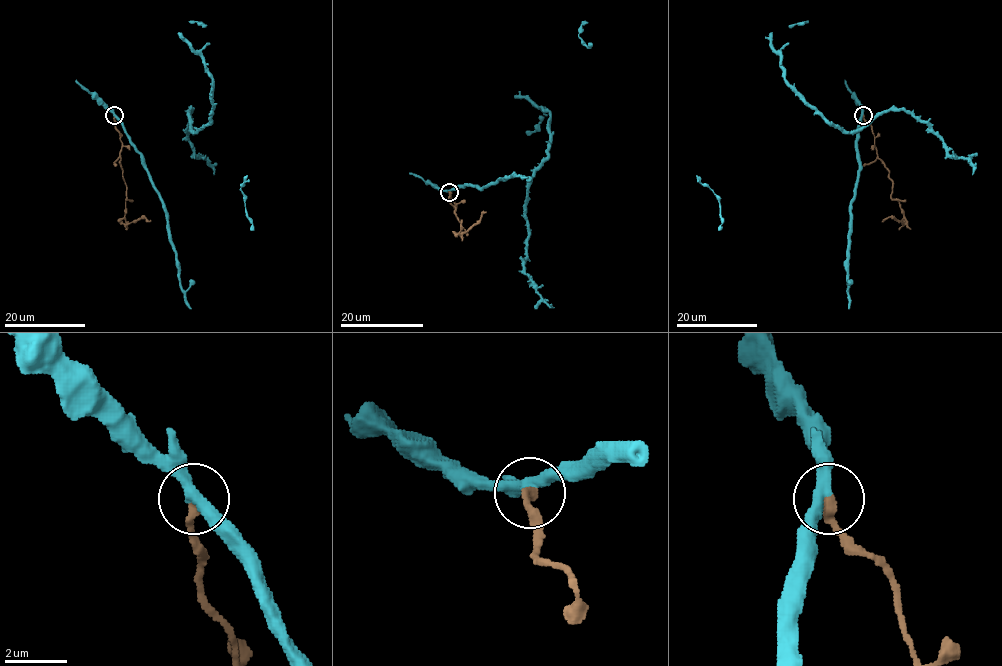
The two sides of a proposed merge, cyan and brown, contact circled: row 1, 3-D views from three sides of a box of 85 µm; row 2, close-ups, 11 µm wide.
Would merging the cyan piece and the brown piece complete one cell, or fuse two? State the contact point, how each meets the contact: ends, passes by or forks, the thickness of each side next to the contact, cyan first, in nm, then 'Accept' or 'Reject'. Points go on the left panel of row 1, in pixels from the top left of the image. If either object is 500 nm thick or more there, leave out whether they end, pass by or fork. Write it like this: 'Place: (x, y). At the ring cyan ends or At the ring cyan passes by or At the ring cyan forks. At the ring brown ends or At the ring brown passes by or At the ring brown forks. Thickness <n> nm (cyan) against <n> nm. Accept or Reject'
Place: (114, 115). At the ring cyan passes by. At the ring brown ends. Thickness 360 nm (cyan) against 340 nm. Reject

